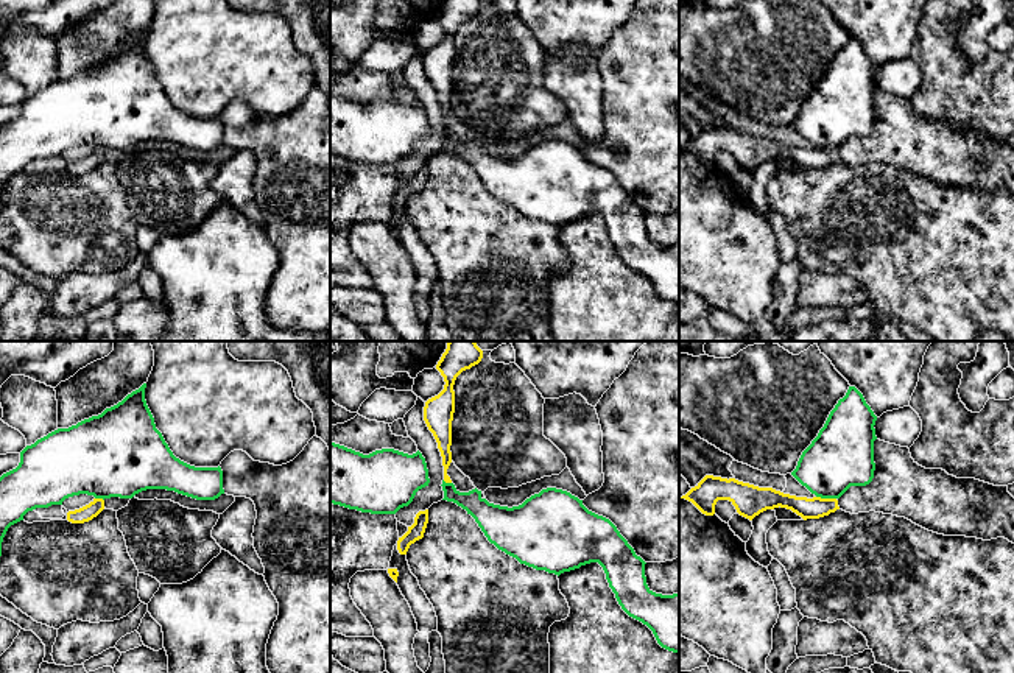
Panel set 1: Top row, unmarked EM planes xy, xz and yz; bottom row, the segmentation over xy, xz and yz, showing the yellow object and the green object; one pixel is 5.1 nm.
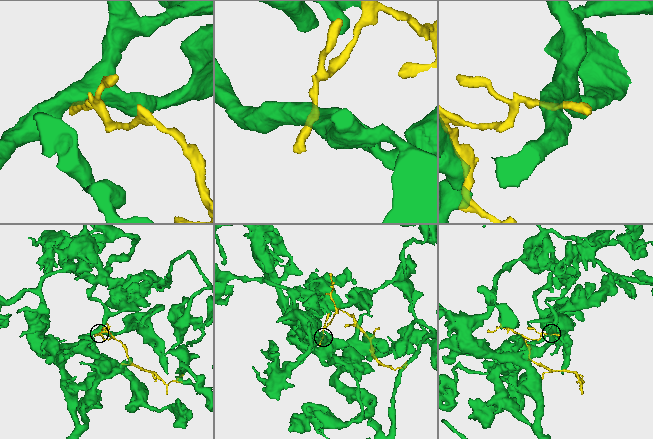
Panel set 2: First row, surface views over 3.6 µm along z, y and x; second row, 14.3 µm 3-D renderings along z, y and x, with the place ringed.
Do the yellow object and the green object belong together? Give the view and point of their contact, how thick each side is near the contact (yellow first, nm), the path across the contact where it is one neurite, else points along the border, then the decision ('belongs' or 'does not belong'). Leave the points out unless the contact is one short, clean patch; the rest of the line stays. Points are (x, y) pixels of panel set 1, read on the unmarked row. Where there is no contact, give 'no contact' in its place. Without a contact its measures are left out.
contact yz (826, 150); calibres 110 and 320 nm; border yz (816, 147), (835, 150); does not belong

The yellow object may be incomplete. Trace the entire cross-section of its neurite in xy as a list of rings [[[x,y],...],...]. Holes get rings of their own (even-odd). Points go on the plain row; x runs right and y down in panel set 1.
[[[93,150],[89,156],[69,162],[67,171],[72,174],[84,174],[97,168],[104,160],[104,151],[103,150]]]

